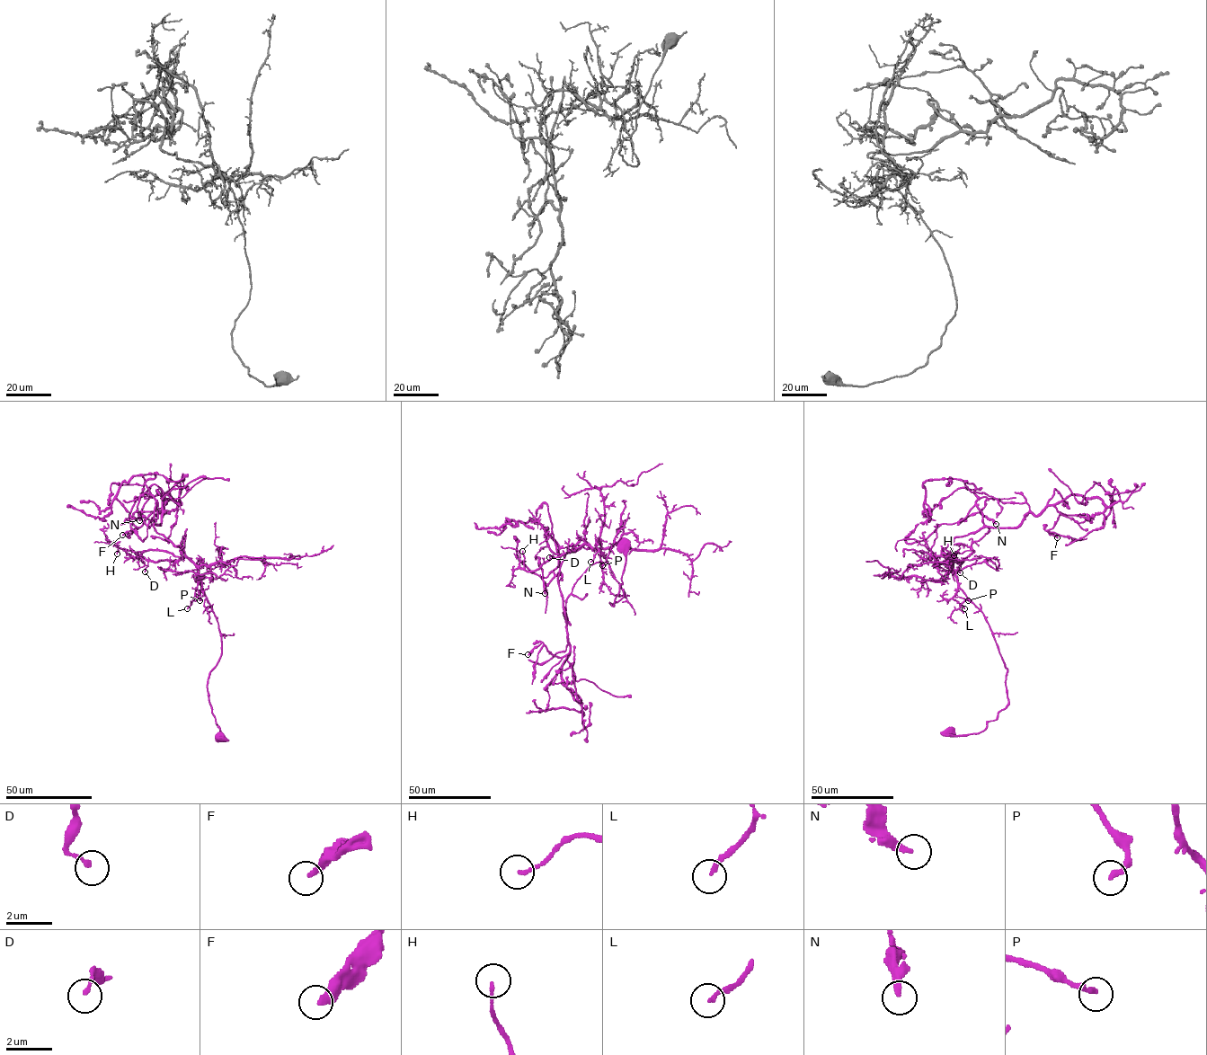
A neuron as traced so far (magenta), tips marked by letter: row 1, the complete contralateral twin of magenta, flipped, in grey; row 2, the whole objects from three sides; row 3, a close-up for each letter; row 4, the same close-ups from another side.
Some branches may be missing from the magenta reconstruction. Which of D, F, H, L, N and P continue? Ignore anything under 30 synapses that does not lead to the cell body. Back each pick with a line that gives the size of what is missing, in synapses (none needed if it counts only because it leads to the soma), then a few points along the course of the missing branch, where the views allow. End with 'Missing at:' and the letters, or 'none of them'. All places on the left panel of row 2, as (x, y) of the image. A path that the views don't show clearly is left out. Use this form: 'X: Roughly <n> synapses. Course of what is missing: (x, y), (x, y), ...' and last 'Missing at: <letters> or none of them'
Missing at: none of them

